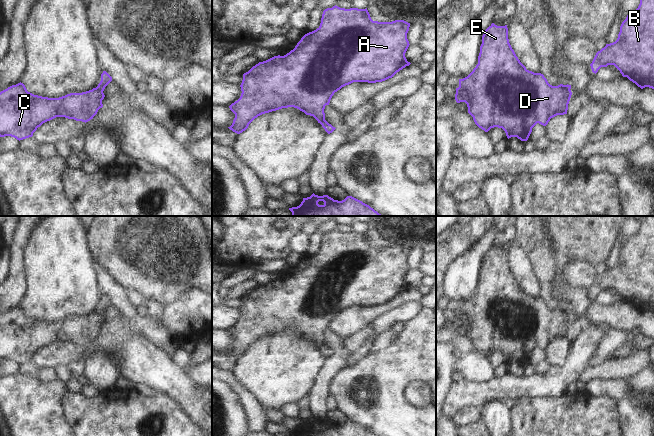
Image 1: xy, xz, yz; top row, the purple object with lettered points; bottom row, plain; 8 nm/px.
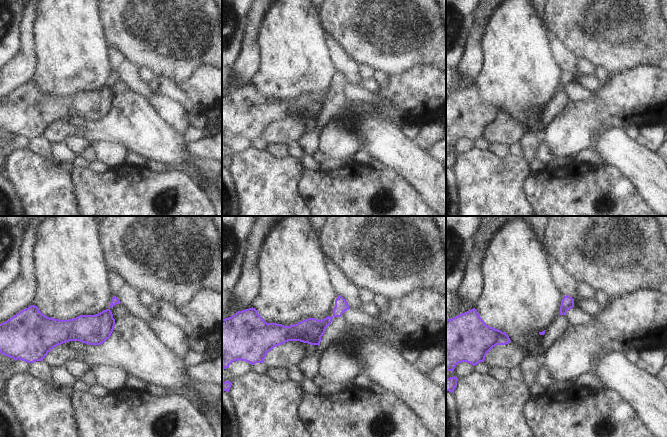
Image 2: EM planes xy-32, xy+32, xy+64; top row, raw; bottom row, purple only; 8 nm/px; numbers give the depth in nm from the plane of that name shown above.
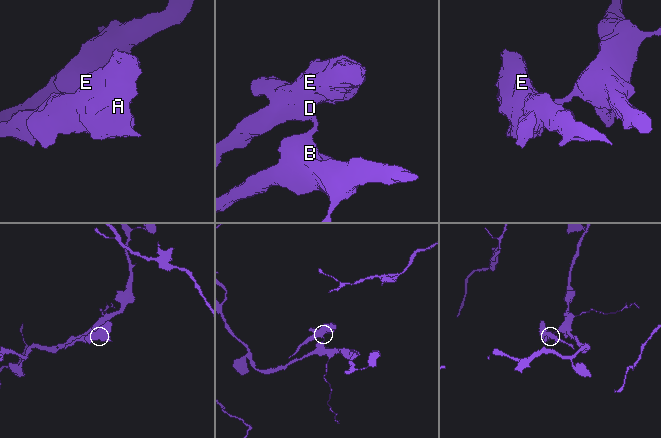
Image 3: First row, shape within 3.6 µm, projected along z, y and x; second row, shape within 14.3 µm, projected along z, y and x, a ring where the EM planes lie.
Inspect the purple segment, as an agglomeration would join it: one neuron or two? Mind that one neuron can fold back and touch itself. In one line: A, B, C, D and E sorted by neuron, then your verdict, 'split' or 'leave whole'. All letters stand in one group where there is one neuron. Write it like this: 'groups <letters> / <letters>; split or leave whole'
groups A C D E / B; split

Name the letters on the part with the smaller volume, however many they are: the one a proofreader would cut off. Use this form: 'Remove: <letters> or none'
Remove: A, C, D, E

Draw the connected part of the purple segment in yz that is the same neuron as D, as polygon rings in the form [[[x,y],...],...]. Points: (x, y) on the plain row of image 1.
[[[492,247],[482,260],[478,288],[467,301],[459,303],[455,324],[457,327],[467,328],[468,337],[473,341],[475,348],[485,356],[498,351],[505,355],[508,363],[517,361],[521,365],[527,365],[537,347],[546,350],[551,342],[567,338],[571,319],[571,314],[565,309],[552,310],[543,298],[527,294],[509,267],[507,249],[497,250]]]

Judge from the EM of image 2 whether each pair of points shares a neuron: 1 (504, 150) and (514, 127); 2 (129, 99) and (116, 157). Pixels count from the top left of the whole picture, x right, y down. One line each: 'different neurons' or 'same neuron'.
1: different neurons
2: different neurons

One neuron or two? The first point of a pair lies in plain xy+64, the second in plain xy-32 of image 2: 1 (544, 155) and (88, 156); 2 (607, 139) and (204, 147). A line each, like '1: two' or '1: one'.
1: one
2: two

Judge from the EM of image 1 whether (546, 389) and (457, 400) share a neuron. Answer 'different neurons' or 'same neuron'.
same neuron

